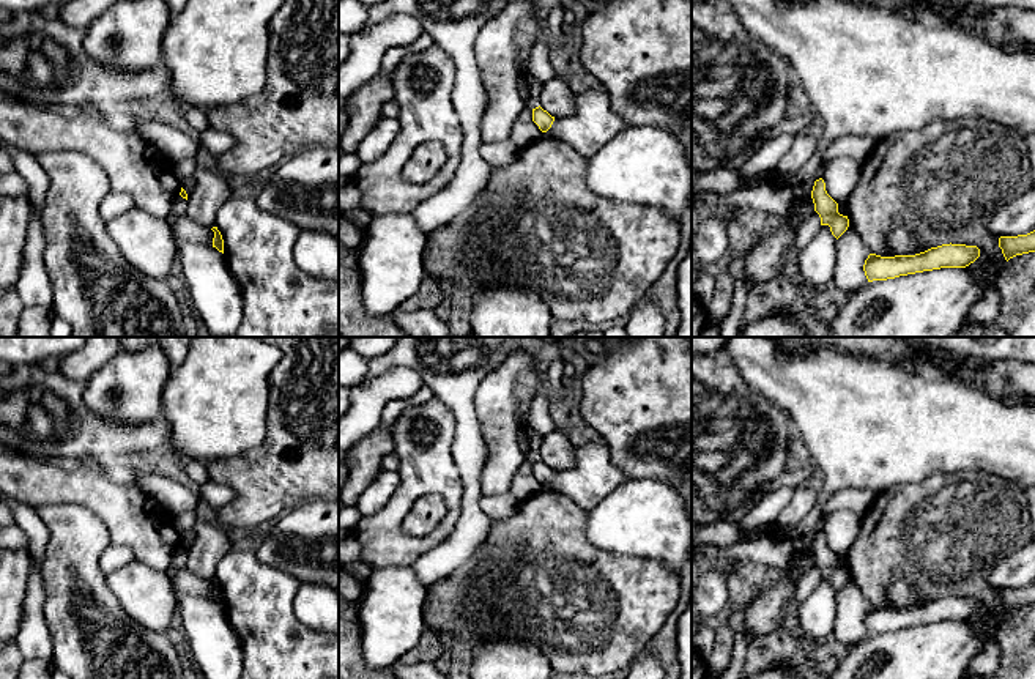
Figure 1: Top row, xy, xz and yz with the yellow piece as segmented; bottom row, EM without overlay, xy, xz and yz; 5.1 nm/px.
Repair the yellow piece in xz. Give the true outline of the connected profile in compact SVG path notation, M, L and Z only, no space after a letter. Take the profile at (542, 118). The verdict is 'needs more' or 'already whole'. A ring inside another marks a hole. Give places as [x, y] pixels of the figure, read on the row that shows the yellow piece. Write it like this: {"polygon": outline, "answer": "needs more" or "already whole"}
{"polygon": "M539 106L532 109L532 121L539 126L542 132L547 132L551 128L555 117L551 117L547 110Z", "answer": "already whole"}

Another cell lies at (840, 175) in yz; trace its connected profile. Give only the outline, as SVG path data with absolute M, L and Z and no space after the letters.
M843 156L824 164L822 180L827 194L837 203L846 203L860 180L862 165Z

